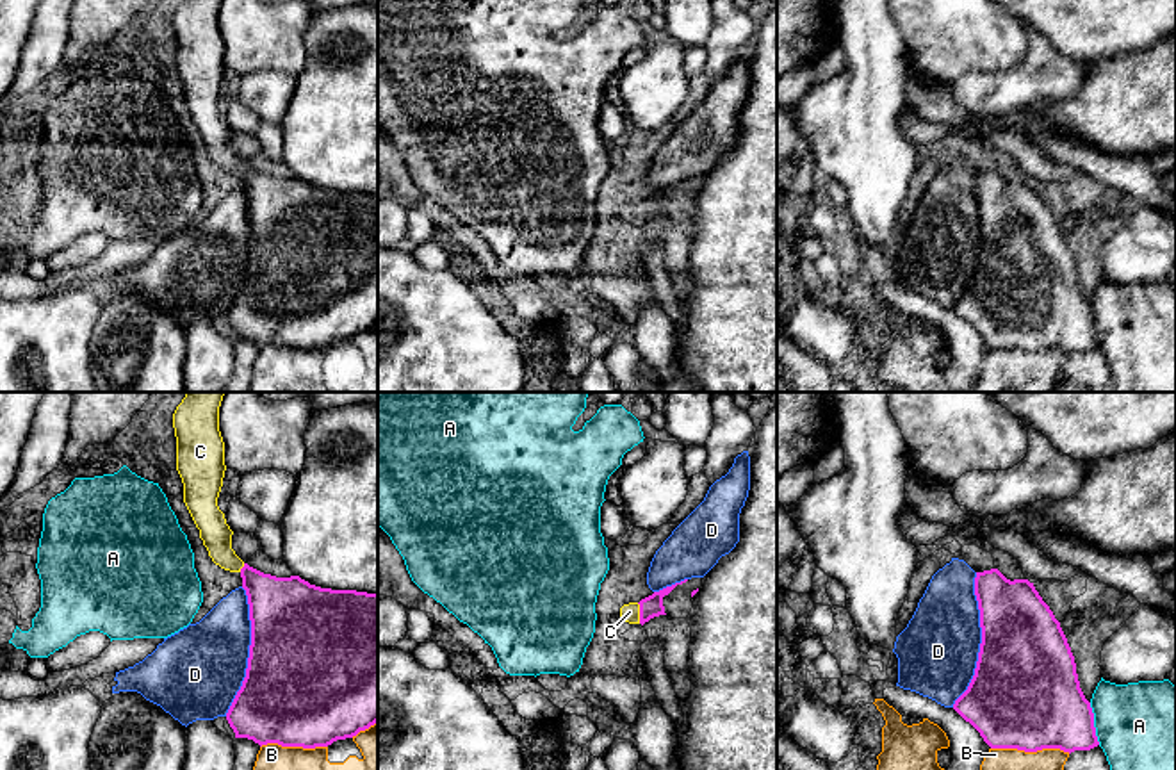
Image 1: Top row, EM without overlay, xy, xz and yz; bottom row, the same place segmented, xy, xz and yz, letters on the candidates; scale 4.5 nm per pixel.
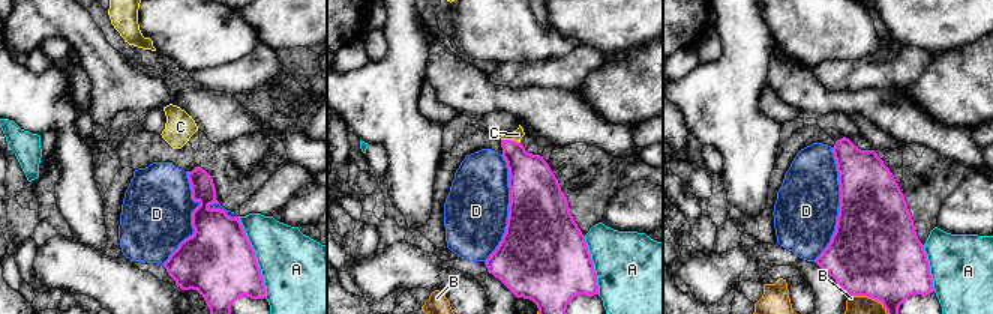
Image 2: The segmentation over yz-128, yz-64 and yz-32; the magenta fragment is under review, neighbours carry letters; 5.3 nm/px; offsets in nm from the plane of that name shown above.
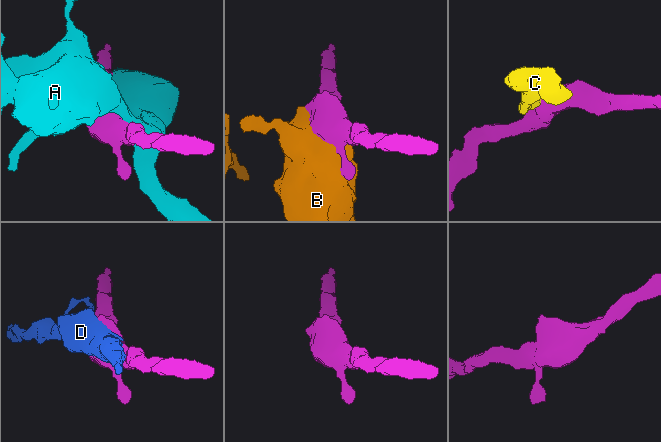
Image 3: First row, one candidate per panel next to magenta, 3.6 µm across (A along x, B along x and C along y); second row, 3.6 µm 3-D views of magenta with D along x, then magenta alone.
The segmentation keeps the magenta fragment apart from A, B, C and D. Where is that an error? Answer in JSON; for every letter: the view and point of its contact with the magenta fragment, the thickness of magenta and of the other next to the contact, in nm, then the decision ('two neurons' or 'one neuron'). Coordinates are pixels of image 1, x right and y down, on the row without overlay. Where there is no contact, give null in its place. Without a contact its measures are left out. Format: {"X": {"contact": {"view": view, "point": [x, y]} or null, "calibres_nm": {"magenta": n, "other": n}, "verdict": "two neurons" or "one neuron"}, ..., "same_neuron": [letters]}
{"A": {"contact": {"view": "yz", "point": [1093, 325]}, "calibres_nm": {"magenta": 380, "other": 440}, "verdict": "two neurons"}, "B": {"contact": {"view": "yz", "point": [1030, 352]}, "calibres_nm": {"magenta": 480, "other": 360}, "verdict": "two neurons"}, "C": {"contact": {"view": "xz", "point": [640, 214]}, "calibres_nm": {"magenta": 100, "other": 80}, "verdict": "one neuron"}, "D": {"contact": {"view": "yz", "point": [982, 241]}, "calibres_nm": {"magenta": 460, "other": 360}, "verdict": "two neurons"}, "same_neuron": ["C"]}

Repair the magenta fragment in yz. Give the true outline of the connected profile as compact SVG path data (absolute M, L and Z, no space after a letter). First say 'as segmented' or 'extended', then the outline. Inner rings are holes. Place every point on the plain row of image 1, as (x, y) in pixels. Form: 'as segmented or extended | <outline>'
as segmented | M976 173L982 244L975 276L953 310L991 349L1037 353L1099 346L1074 257L1028 180Z

